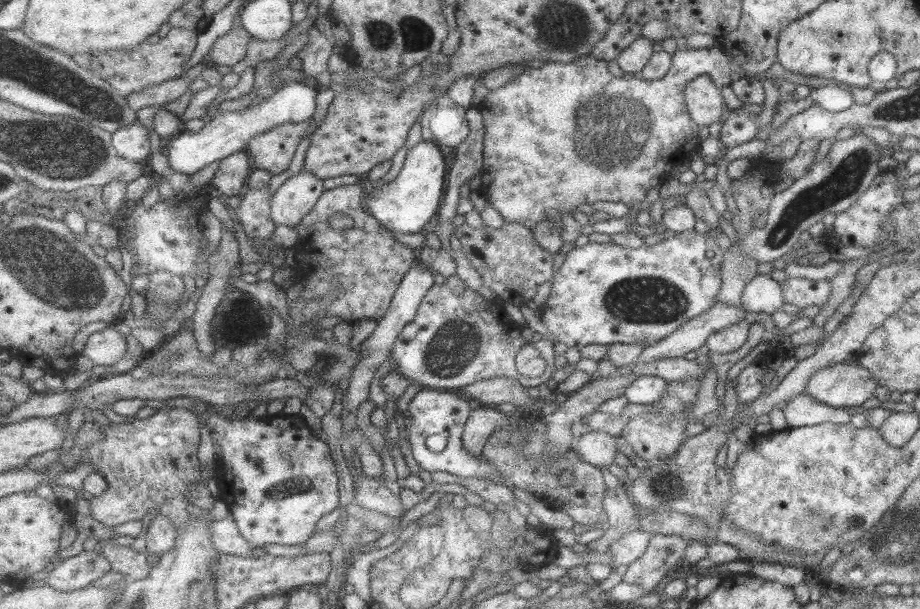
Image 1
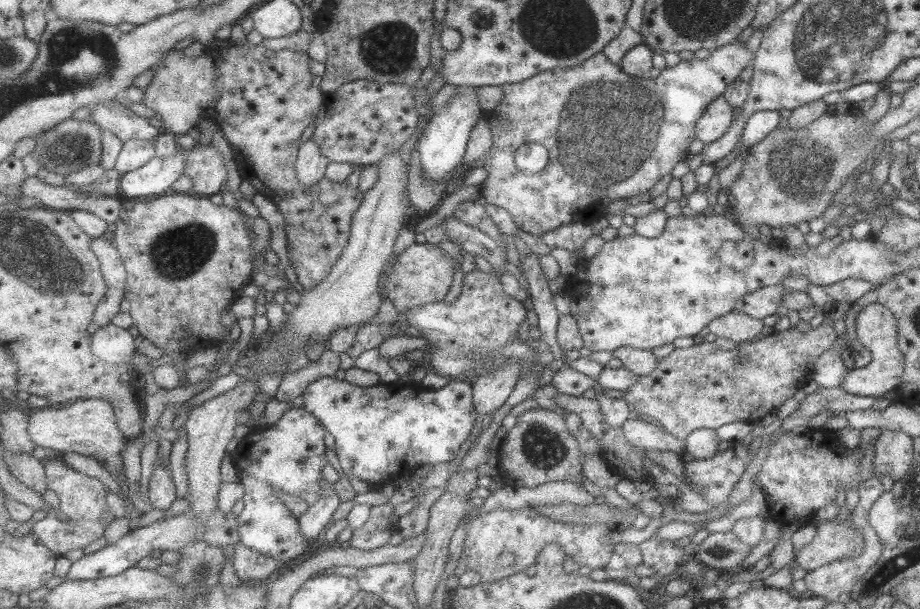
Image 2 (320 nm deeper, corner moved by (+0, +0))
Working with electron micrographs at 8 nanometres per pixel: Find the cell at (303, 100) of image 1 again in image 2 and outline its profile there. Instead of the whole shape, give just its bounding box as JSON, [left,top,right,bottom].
[121,149,186,198]

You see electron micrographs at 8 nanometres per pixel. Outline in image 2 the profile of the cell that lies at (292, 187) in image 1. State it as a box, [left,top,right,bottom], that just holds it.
[296,136,330,188]

